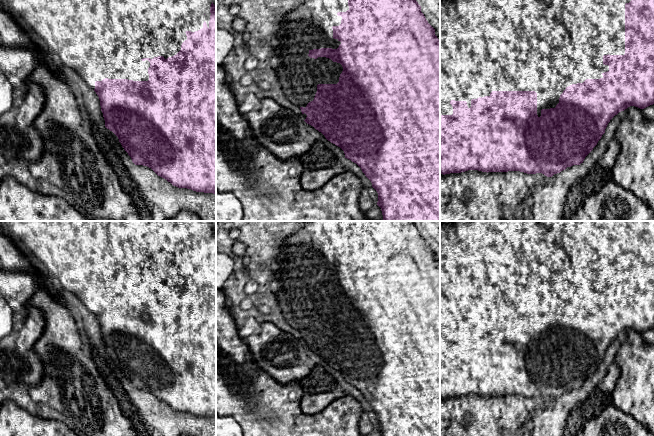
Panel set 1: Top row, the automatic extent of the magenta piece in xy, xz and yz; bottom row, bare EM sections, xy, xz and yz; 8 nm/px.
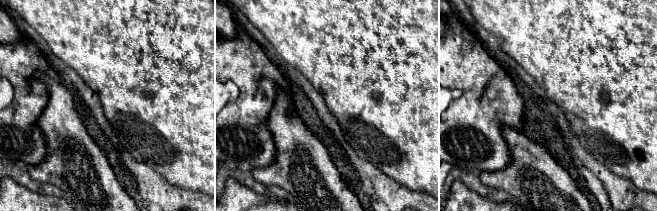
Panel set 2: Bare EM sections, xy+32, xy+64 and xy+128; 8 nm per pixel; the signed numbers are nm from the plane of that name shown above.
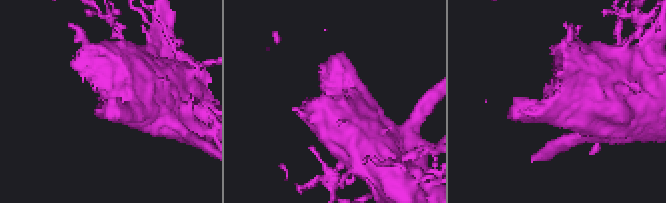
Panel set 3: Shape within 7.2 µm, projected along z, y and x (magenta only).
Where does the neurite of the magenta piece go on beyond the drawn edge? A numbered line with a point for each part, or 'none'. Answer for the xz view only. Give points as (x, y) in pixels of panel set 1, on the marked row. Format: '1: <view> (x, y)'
1: xz (309, 26)

